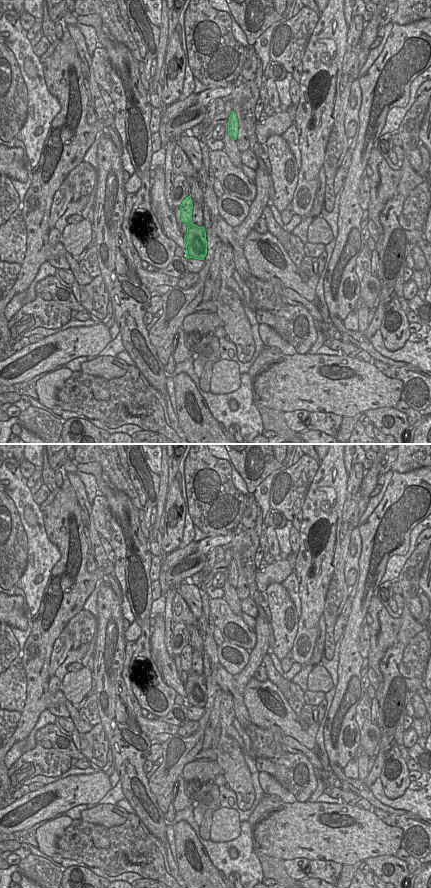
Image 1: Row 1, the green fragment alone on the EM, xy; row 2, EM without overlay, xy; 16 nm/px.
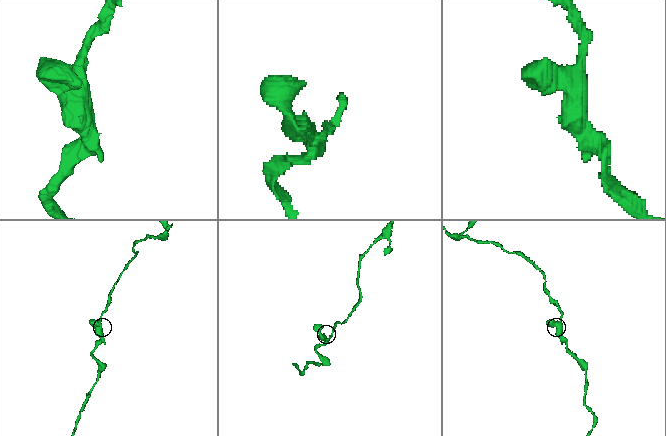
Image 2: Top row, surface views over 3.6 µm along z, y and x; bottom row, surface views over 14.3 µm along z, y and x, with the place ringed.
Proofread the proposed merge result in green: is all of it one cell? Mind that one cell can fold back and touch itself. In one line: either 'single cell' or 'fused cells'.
single cell

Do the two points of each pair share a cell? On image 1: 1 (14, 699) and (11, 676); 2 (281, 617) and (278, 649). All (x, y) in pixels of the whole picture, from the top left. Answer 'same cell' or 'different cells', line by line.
1: same cell
2: same cell

